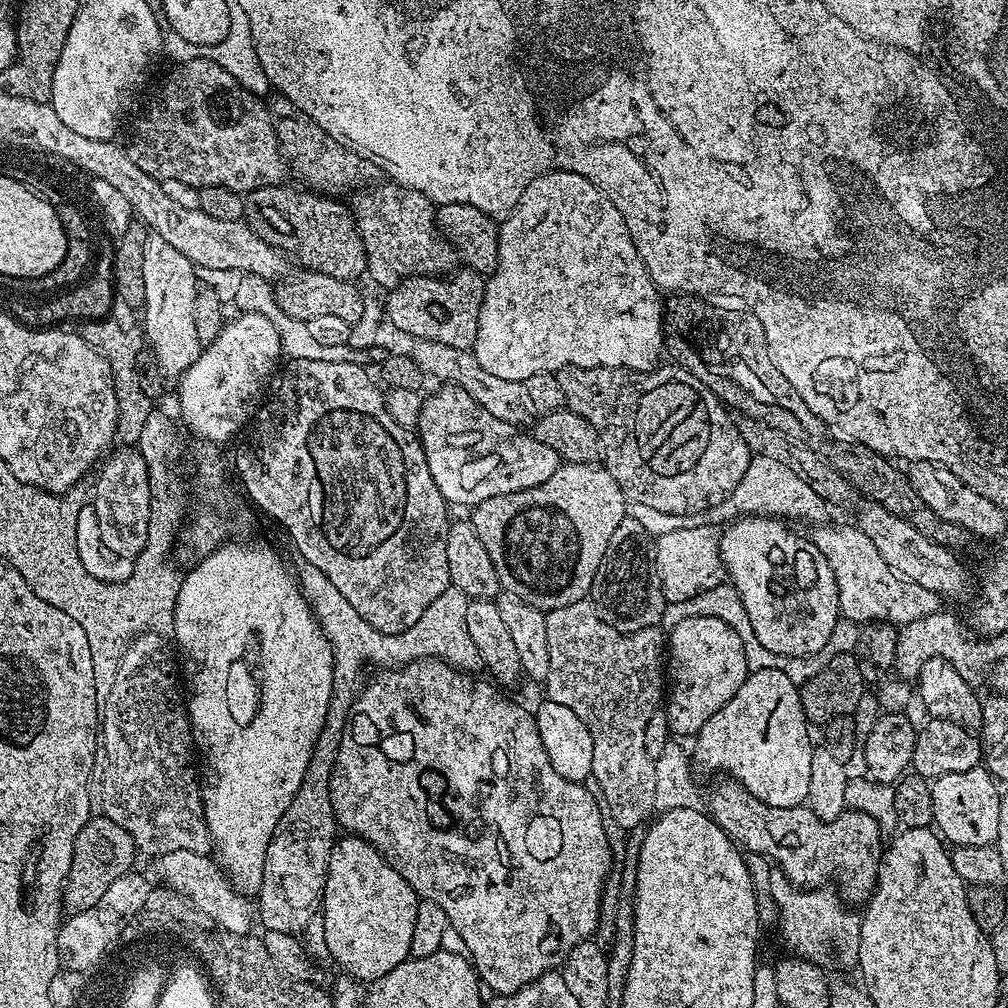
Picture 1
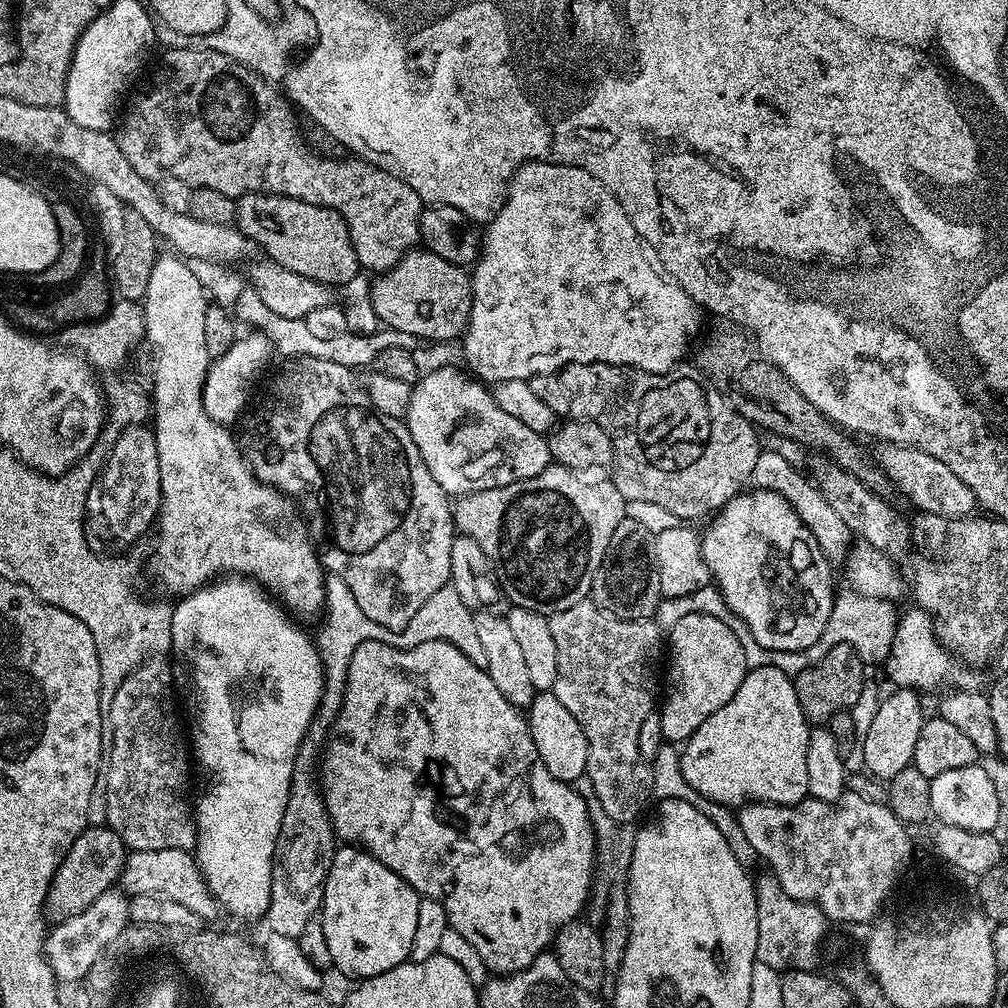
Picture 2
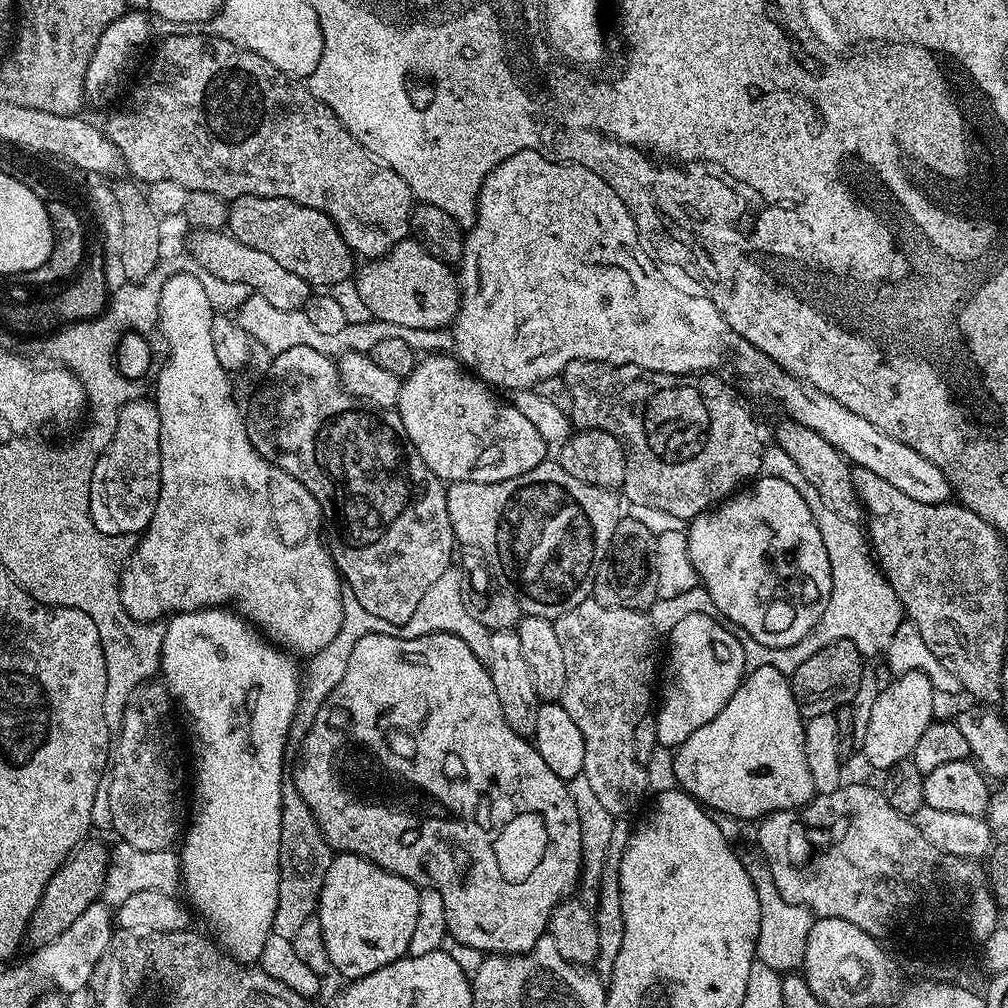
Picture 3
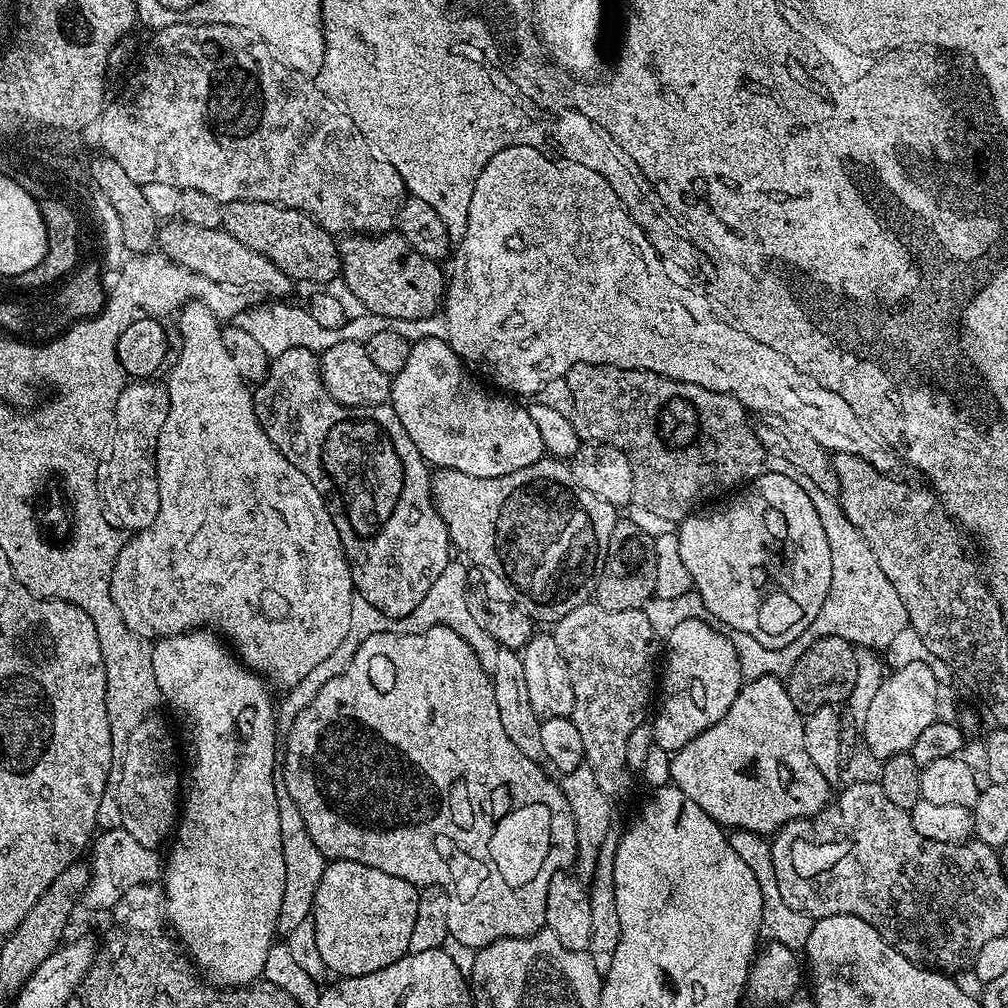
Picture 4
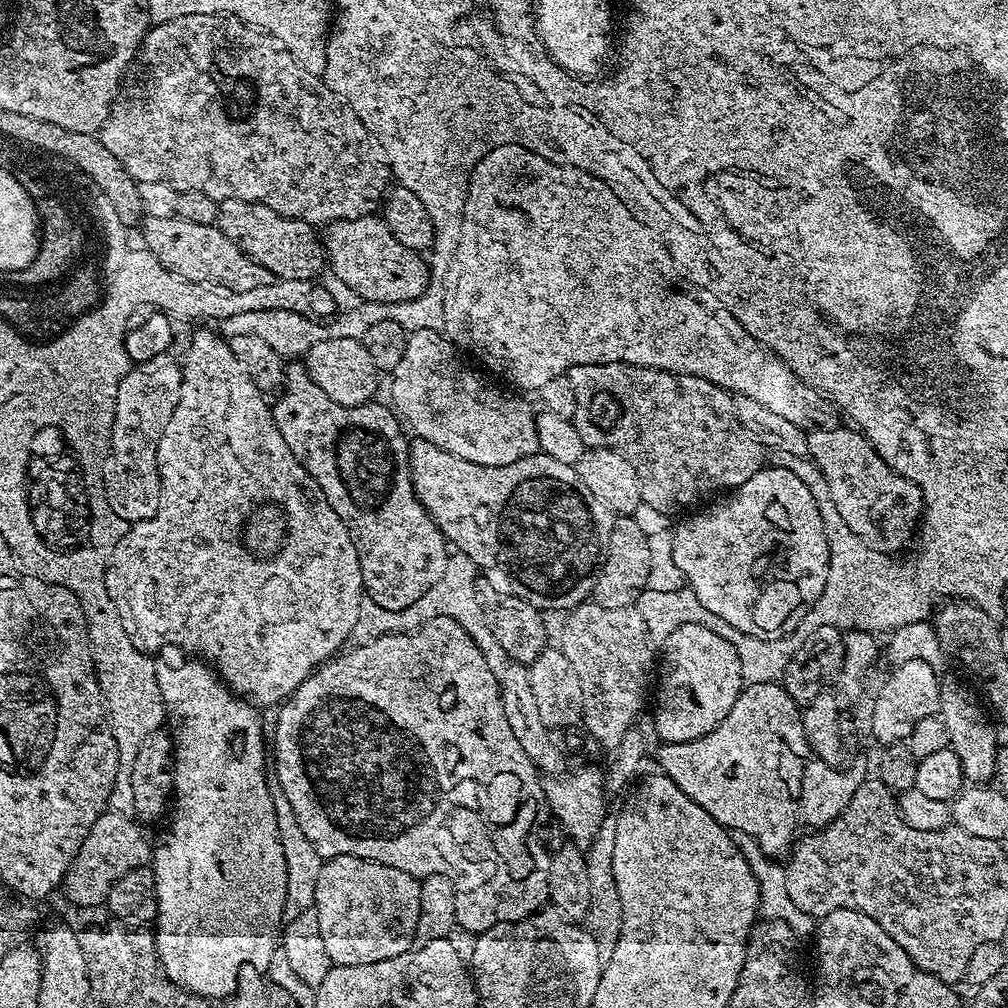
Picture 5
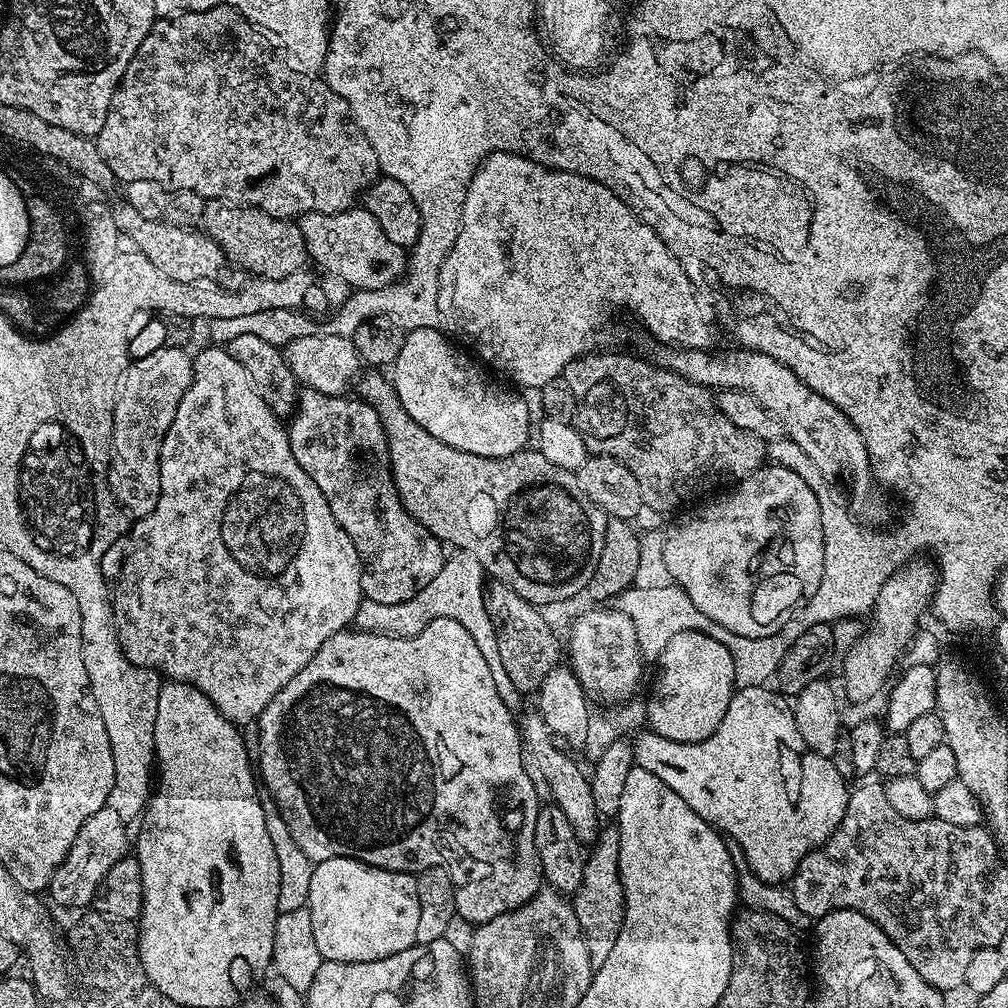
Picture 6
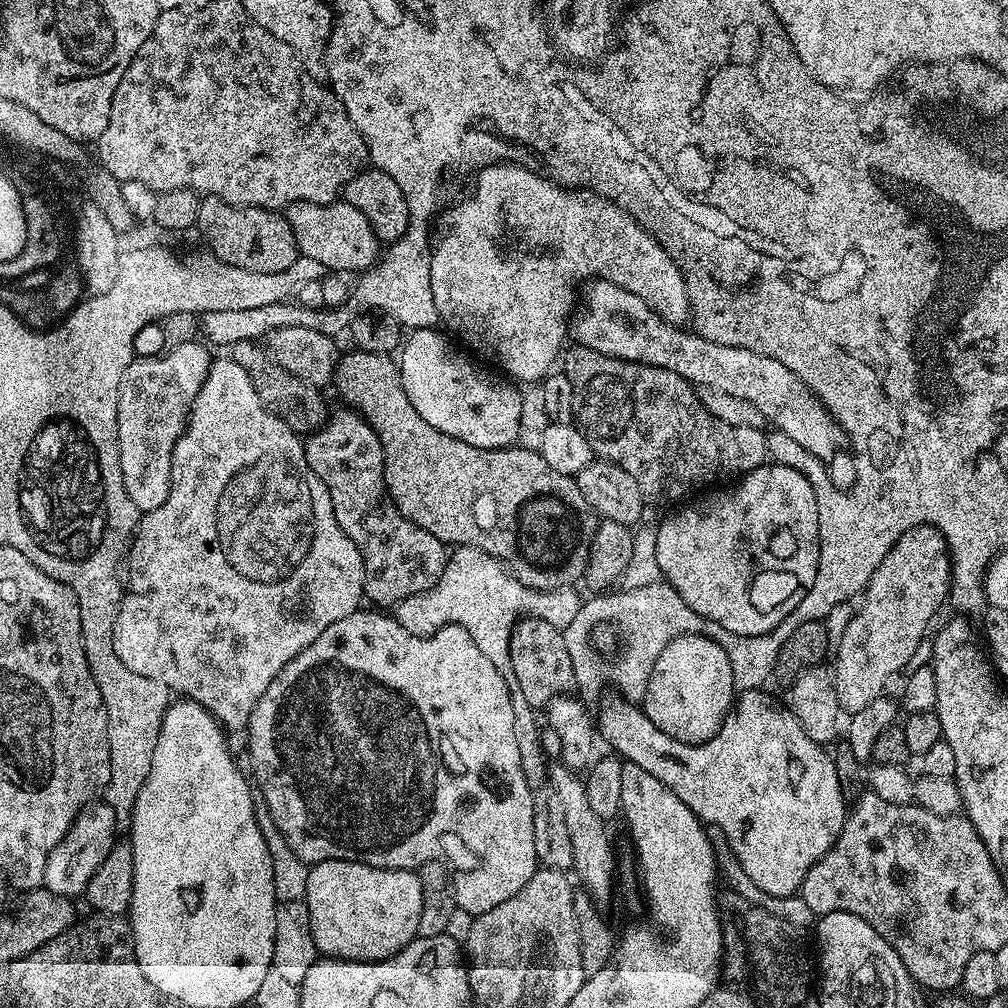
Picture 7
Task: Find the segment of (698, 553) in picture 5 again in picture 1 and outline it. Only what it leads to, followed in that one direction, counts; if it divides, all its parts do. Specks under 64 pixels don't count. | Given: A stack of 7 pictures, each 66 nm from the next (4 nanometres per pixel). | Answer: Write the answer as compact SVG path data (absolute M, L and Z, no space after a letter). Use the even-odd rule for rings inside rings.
M741 516L729 523L727 527L719 533L720 537L720 560L724 563L724 570L727 579L736 587L738 594L742 600L742 606L746 606L746 614L752 623L754 634L758 638L758 642L762 642L762 646L766 646L766 650L770 650L779 656L808 656L816 651L822 650L830 640L835 624L841 619L841 587L836 584L835 576L827 565L826 558L812 543L807 535L799 536L796 532L791 532L787 528L789 525L783 519L773 518L771 516Z

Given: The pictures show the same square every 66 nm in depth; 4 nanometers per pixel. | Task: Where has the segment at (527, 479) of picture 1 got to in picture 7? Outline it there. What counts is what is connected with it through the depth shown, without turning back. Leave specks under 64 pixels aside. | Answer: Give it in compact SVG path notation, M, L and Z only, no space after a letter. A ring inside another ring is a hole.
M418 328L411 333L412 336L403 341L398 352L398 367L402 386L406 390L406 398L410 404L434 430L442 430L442 434L450 434L450 438L458 438L470 446L479 448L506 448L517 443L520 436L520 423L524 420L524 400L515 383L501 378L499 375L491 376L483 372L472 360L467 360L450 341L443 331L436 328Z

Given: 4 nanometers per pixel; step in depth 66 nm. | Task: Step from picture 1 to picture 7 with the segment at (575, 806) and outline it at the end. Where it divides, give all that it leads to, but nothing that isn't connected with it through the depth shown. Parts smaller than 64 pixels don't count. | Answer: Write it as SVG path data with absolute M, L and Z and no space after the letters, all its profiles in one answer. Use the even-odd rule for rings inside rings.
M357 610L342 622L326 626L302 654L298 654L266 686L266 694L257 700L250 714L246 739L252 755L252 768L256 771L255 783L261 784L259 795L266 802L274 826L286 838L290 850L309 866L327 860L353 860L375 868L407 868L418 870L431 860L443 860L452 869L456 887L456 906L461 913L469 912L475 918L502 906L506 898L514 898L530 882L538 867L534 850L534 792L528 788L519 762L518 741L514 734L514 708L511 690L506 680L478 650L478 642L455 624L440 628L433 636L412 636L396 620L395 615L384 610L364 612Z

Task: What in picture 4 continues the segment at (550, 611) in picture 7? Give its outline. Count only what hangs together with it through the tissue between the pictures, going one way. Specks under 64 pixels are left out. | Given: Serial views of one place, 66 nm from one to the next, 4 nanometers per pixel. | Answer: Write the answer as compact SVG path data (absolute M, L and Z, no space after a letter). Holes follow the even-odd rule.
M460 558L449 559L446 570L442 570L442 574L438 574L438 579L434 581L434 586L430 586L430 590L426 590L426 598L422 598L422 602L418 602L411 612L399 618L382 614L382 610L370 606L370 602L366 602L366 598L353 595L350 606L350 630L346 630L346 638L342 638L338 647L323 662L318 662L318 666L314 666L314 670L310 670L310 674L306 674L306 678L302 678L302 682L287 689L285 696L288 697L284 700L285 717L291 718L302 710L306 710L306 706L310 706L310 702L314 702L314 694L318 694L318 690L322 690L322 686L326 686L326 682L330 682L330 678L336 678L338 674L342 674L342 670L346 670L346 666L350 666L352 653L360 649L362 641L383 632L424 632L428 628L441 624L457 632L474 650L474 654L480 659L484 669L492 673L500 645L496 643L493 636L486 634L486 630L482 630L482 626L478 626L478 622L474 622L466 602L470 568L463 559L460 559L461 561L456 559Z

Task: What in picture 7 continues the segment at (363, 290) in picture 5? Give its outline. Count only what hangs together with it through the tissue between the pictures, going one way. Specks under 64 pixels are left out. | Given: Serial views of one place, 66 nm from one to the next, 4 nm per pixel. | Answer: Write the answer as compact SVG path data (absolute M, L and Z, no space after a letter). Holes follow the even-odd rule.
M294 202L286 210L288 225L294 234L294 242L300 255L318 262L331 272L356 272L363 274L375 266L382 256L382 241L370 226L366 214L354 210L354 206L337 202Z

